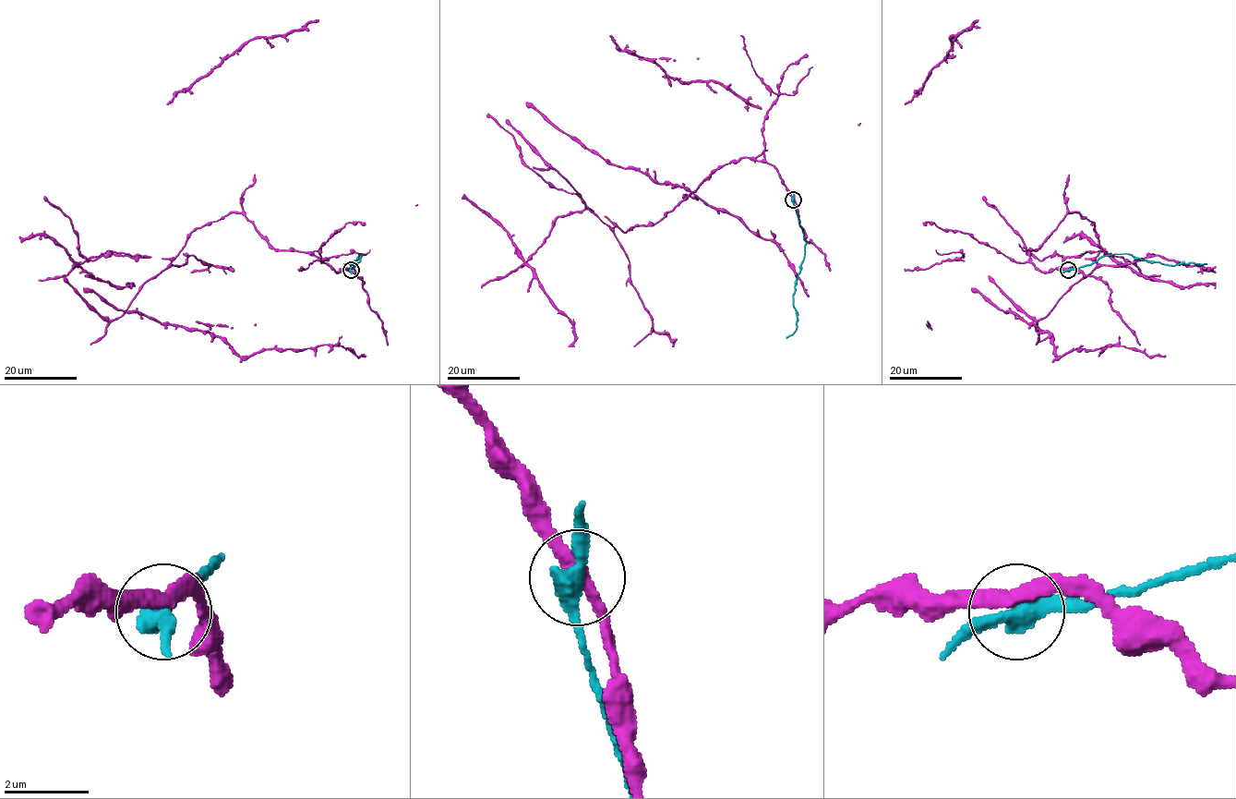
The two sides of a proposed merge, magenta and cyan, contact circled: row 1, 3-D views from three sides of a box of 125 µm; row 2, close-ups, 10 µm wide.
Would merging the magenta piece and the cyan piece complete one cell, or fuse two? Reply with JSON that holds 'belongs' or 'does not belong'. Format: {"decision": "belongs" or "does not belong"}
{"decision": "does not belong"}

